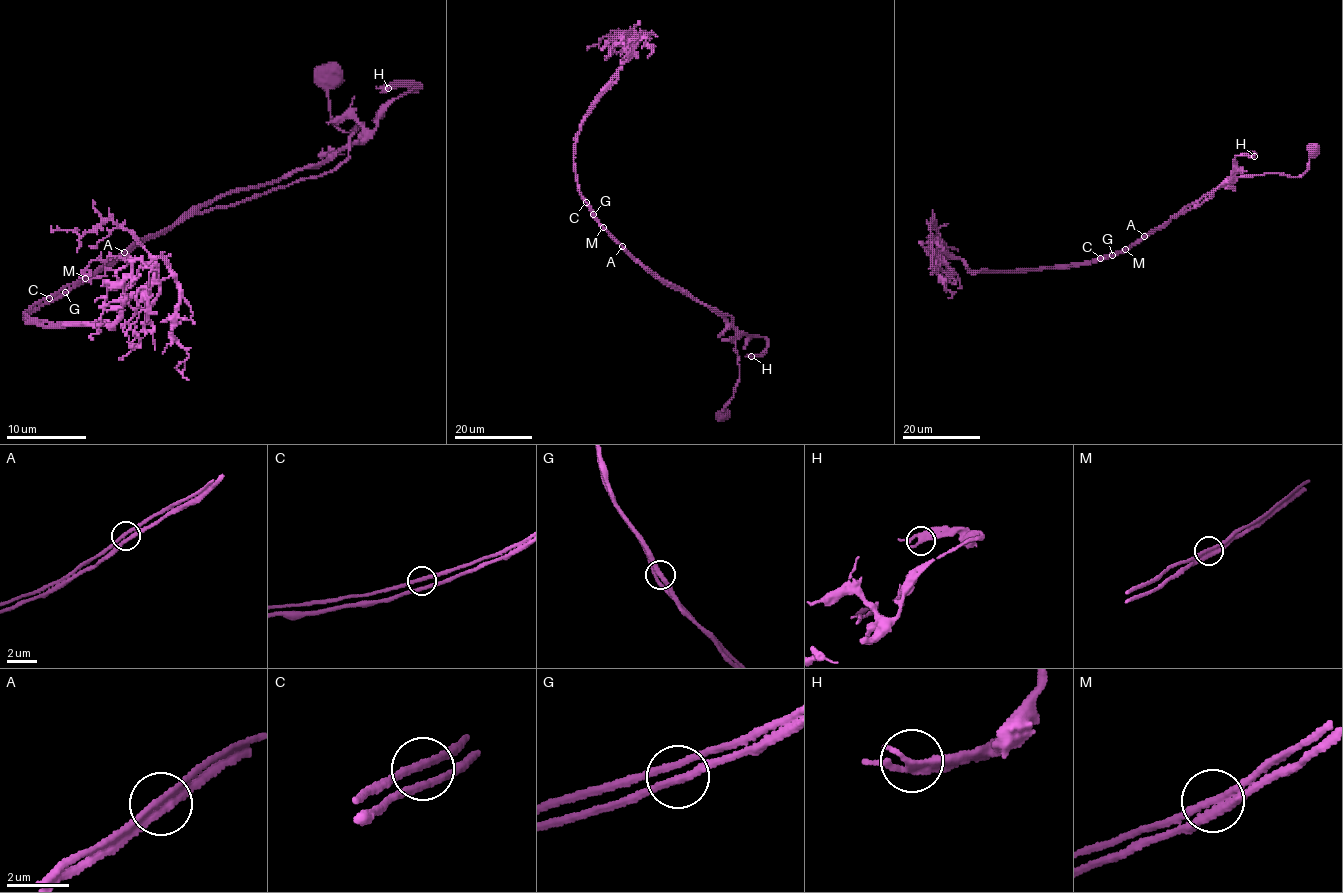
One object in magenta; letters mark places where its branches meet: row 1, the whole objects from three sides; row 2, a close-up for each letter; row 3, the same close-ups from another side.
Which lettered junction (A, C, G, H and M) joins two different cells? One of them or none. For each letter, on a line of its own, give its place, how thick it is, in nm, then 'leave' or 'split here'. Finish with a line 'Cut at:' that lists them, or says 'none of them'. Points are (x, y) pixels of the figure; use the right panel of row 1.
A: at (1144, 236); 280 nm thick; leave
C: at (1100, 258); 240 nm thick; leave
G: at (1112, 255); 260 nm thick; leave
H: at (1254, 156); 340 nm thick; leave
M: at (1125, 249); 320 nm thick; leave
Cut at: none of them

